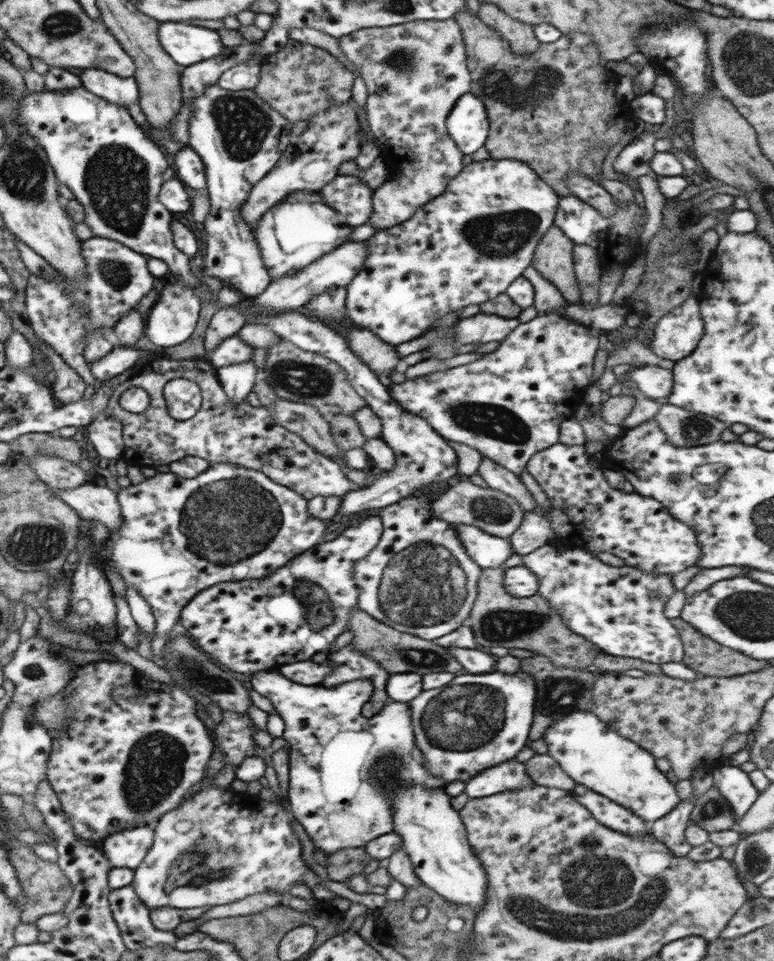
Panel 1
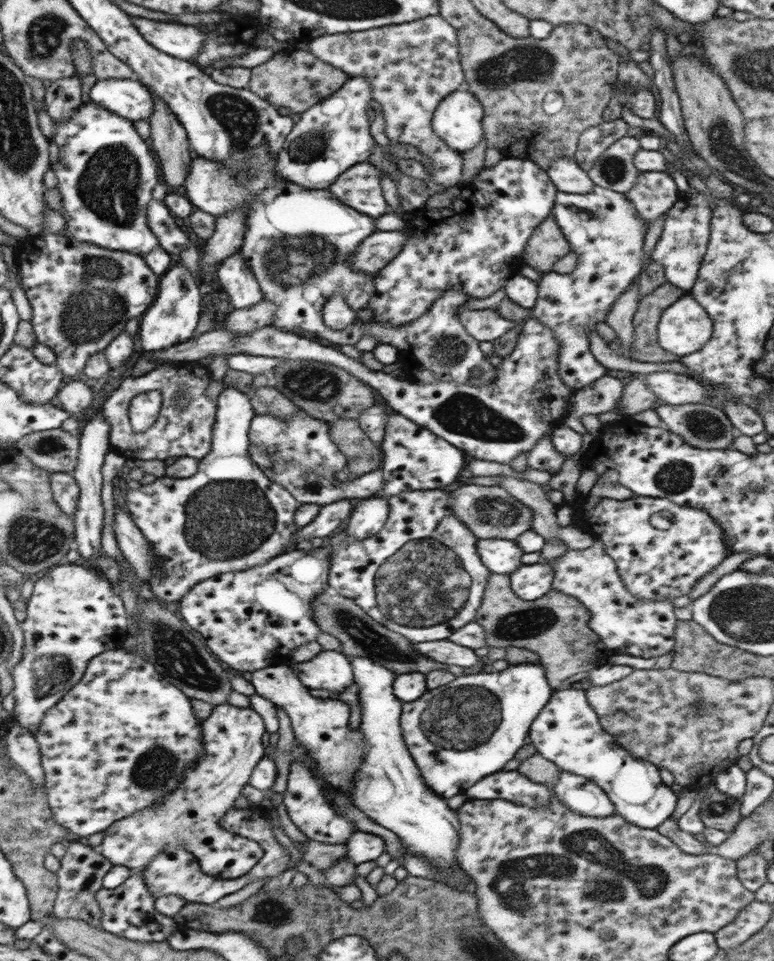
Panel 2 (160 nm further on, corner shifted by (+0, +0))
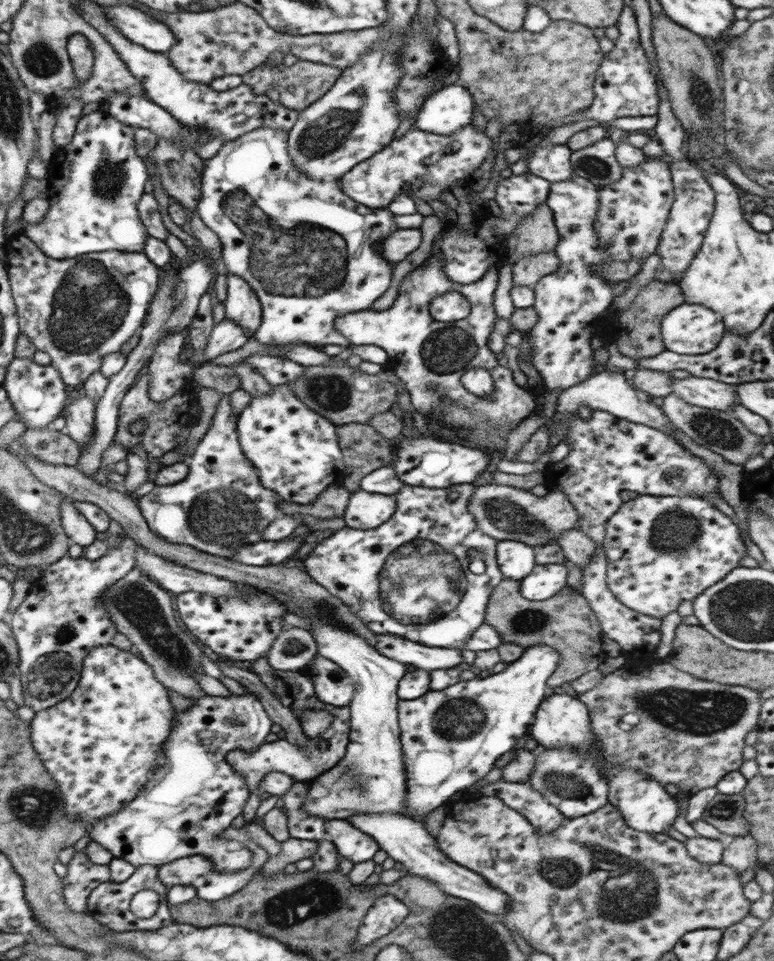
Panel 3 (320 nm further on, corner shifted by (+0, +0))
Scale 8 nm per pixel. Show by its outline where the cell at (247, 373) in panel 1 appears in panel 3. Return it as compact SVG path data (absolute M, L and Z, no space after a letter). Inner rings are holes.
M221 394L212 424L192 455L186 478L170 487L156 485L150 493L141 496L138 503L142 517L156 536L172 544L186 545L224 558L230 558L234 549L238 547L262 541L263 530L276 518L285 516L278 508L280 495L262 485L254 465L244 456L240 448L237 433L239 414L236 416L232 413L229 395Z

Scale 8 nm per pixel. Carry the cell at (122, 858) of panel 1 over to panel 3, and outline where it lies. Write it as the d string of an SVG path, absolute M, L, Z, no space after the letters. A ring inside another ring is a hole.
M230 693L227 697L208 695L191 701L190 710L176 714L172 736L168 736L168 742L162 746L162 764L154 769L152 778L148 780L148 784L144 784L139 796L118 812L106 815L102 821L92 825L88 835L92 841L106 848L113 858L122 858L136 867L151 865L159 868L174 860L198 855L210 860L223 873L248 869L254 861L252 851L240 845L240 842L220 838L221 833L231 827L232 820L242 814L251 794L246 779L236 773L232 764L228 764L227 756L232 750L244 750L252 754L265 743L266 736L271 733L272 720L253 693Z

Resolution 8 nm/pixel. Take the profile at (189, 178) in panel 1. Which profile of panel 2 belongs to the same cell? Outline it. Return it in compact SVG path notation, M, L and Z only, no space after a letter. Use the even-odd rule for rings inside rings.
M258 145L253 150L253 154L257 155L254 155L251 158L250 165L245 167L242 163L240 163L237 167L232 168L228 168L220 161L213 161L200 156L196 157L191 162L191 167L181 192L195 206L195 209L199 208L204 212L208 212L208 214L214 215L215 218L226 214L229 210L235 210L235 208L238 206L247 206L250 204L250 207L247 208L245 218L246 234L244 234L243 246L239 250L240 253L242 253L242 259L244 259L244 261L250 265L250 268L252 268L252 271L256 276L256 281L260 283L260 290L262 290L262 295L264 295L263 299L266 299L266 301L272 301L272 303L274 303L274 305L277 307L276 314L274 314L274 318L272 318L270 321L270 326L276 327L284 332L293 333L294 330L296 330L296 332L300 332L299 334L319 340L320 342L328 341L333 347L337 345L355 345L359 341L359 338L363 336L361 325L353 325L351 328L349 328L349 330L334 330L333 328L326 326L326 323L323 321L322 310L324 309L326 302L330 301L330 298L333 298L334 295L340 295L340 297L342 297L342 299L346 302L346 305L348 305L351 310L358 311L361 309L366 309L366 305L368 305L368 297L372 295L372 283L374 283L374 278L372 278L373 274L354 272L354 270L350 268L350 257L352 257L354 251L358 249L359 245L362 245L362 242L364 242L368 236L377 232L375 219L367 214L362 214L361 212L346 206L343 202L340 202L340 200L334 198L333 194L329 192L329 189L310 189L307 187L301 187L295 182L275 179L275 166L277 163L278 154L276 154L276 157L273 157L271 155L271 150L266 145Z

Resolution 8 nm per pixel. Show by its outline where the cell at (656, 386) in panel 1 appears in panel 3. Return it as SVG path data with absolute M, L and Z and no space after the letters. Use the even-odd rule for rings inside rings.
M696 376L685 380L674 379L673 393L694 406L722 412L730 412L738 401L736 385Z

